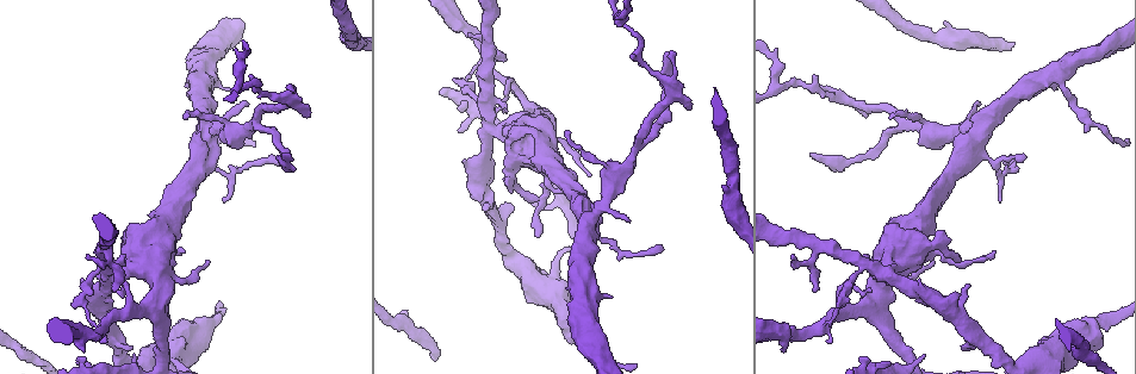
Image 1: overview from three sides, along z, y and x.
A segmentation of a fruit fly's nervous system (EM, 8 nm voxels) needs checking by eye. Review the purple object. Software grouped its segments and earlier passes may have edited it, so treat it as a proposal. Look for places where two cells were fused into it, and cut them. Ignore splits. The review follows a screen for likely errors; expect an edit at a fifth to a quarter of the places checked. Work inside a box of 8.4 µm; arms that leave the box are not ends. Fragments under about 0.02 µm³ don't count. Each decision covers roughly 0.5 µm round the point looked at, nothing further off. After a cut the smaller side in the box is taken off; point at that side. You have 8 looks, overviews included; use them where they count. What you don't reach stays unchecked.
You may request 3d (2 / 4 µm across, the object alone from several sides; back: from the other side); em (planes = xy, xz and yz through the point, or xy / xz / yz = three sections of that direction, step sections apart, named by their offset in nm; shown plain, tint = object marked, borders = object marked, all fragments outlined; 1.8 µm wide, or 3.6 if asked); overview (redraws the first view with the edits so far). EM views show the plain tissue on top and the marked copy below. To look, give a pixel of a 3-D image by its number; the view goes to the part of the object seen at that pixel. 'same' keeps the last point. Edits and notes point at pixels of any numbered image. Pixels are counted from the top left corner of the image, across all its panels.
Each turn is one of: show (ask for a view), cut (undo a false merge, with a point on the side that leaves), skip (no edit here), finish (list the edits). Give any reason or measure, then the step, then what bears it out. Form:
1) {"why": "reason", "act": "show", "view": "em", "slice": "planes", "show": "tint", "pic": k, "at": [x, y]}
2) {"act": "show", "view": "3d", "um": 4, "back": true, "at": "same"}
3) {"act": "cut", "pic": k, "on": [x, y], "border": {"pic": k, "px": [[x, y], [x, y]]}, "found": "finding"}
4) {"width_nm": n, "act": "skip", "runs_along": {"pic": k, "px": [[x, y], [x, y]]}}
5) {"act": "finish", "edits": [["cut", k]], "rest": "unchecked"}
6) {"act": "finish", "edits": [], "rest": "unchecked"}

{"why": "thick turns thin", "act": "show", "view": "em", "slice": "planes", "show": "borders", "pic": 1, "at": [781, 334]}

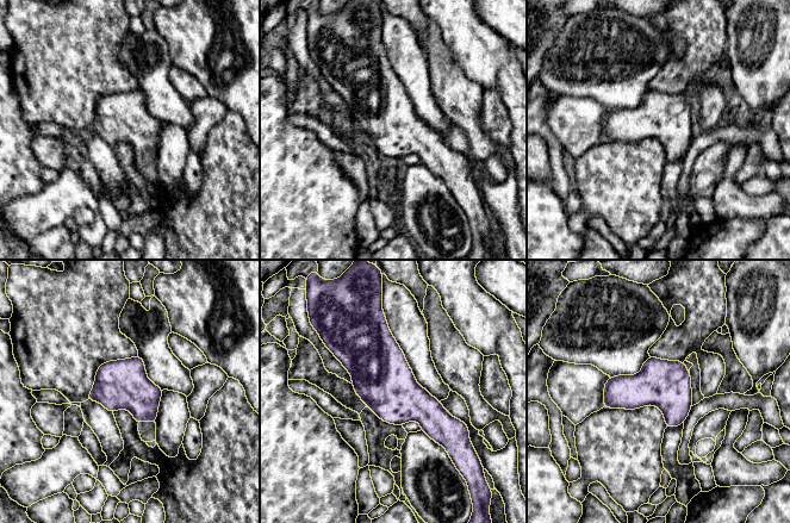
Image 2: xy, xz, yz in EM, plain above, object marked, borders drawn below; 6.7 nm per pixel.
{"act": "skip", "found": "one cell here"}

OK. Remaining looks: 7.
{"why": "sudden change in width", "act": "show", "view": "3d", "um": 4, "pic": 1, "at": [509, 172]}

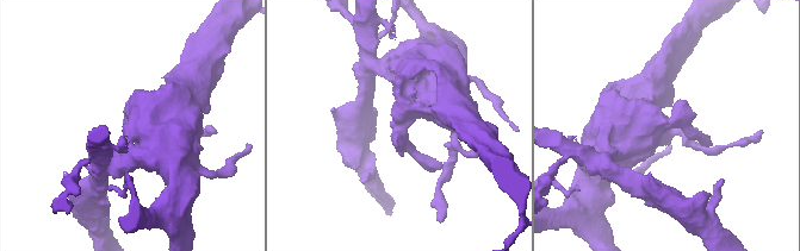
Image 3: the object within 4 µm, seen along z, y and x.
{"act": "show", "view": "em", "slice": "planes", "show": "tint", "pic": 3, "at": [397, 126]}

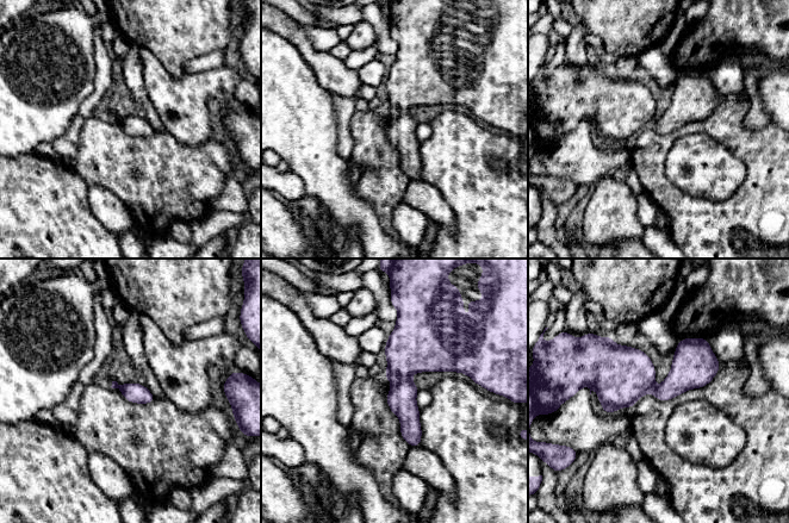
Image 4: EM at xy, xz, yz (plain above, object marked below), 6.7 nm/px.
{"act": "cut", "pic": 4, "on": [401, 398], "border": {"pic": 4, "px": [[409, 377], [393, 384]]}, "found": "a second cell is stuck on"}

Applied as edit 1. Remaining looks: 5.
{"act": "show", "view": "overview"}

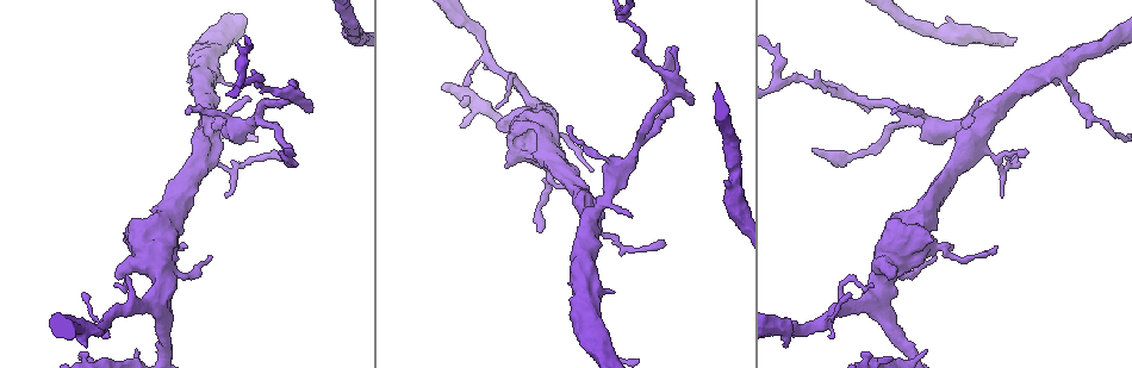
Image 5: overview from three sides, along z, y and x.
{"why": "calibre changes", "act": "show", "view": "em", "slice": "xy", "step": 16, "show": "tint", "pic": 5, "at": [982, 122]}

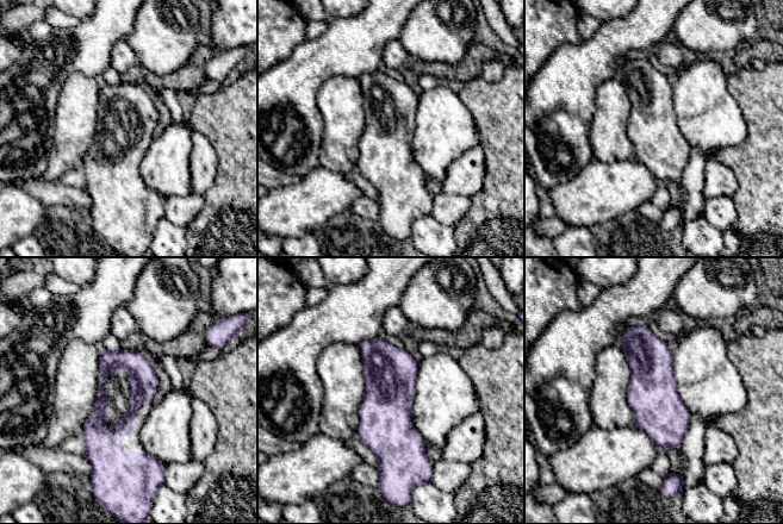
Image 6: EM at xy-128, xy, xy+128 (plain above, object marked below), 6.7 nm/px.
{"act": "show", "view": "em", "slice": "planes", "show": "borders", "at": "same"}

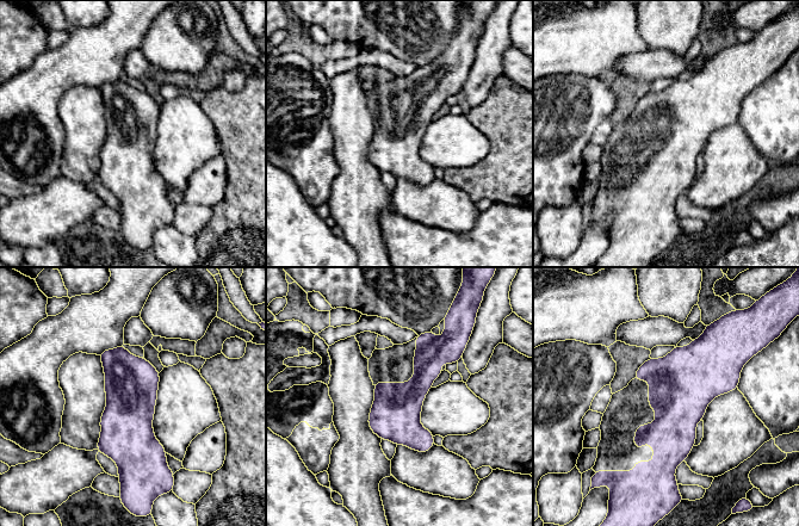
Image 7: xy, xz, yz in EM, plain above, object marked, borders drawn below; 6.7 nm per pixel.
{"act": "skip", "found": "one cell here"}

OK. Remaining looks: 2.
{"act": "finish", "edits": [["cut", 4]], "rest": "unchecked"}

